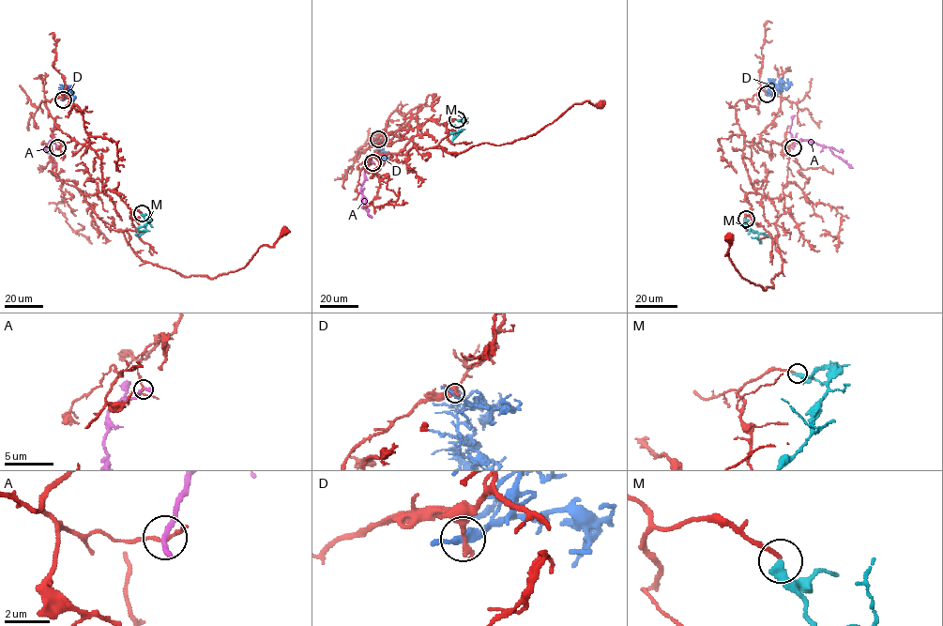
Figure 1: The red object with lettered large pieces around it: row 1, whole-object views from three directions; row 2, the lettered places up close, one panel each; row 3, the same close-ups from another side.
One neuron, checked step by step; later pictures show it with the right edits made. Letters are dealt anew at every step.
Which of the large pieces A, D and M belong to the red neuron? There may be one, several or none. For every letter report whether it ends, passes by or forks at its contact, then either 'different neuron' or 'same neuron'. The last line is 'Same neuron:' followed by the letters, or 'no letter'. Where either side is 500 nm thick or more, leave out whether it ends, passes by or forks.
A: it ends; different neuron
D: it passes by; different neuron
M: it ends; different neuron
Same neuron: no letter

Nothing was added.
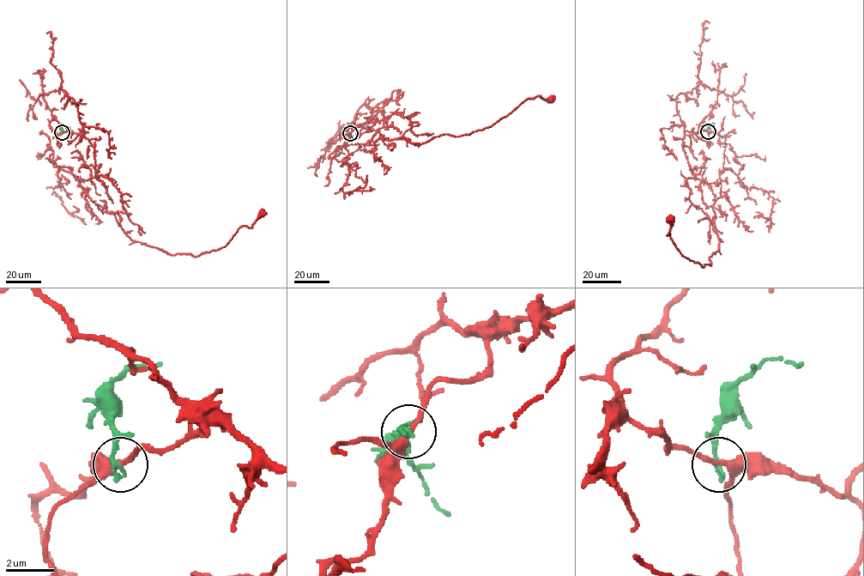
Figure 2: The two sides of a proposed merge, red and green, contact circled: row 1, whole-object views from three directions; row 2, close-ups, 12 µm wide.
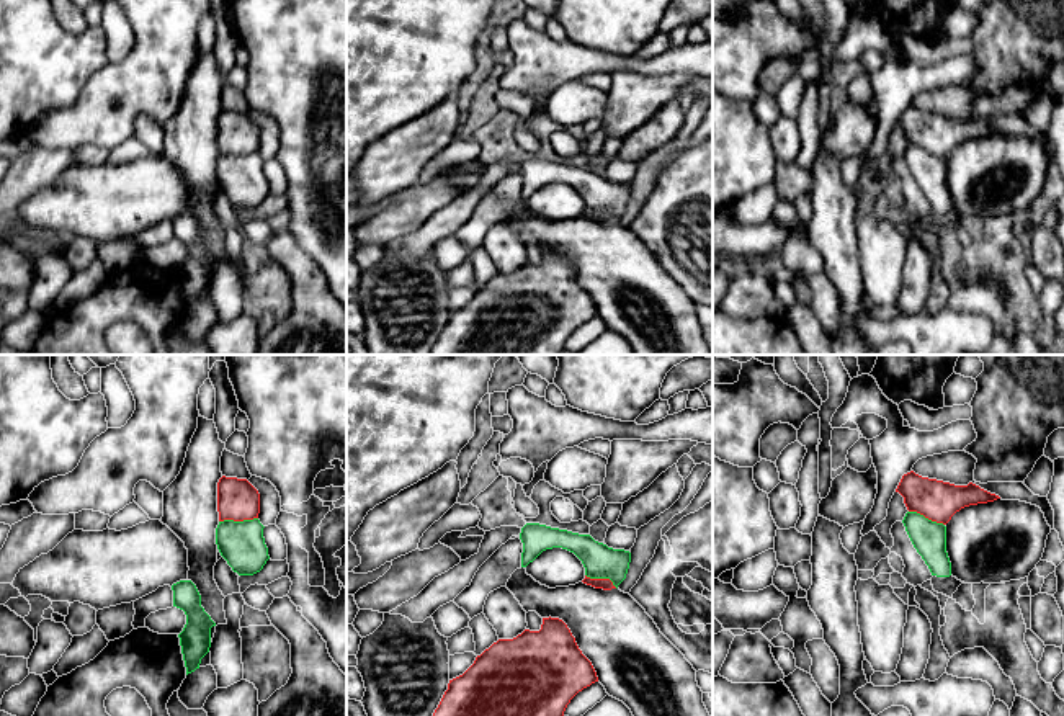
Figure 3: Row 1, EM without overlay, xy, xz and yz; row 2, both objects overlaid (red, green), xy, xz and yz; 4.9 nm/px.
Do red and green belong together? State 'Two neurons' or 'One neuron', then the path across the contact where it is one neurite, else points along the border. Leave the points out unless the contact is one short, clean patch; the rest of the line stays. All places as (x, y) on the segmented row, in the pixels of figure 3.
Two neurons. Boundary: xy (257, 517), (219, 522)

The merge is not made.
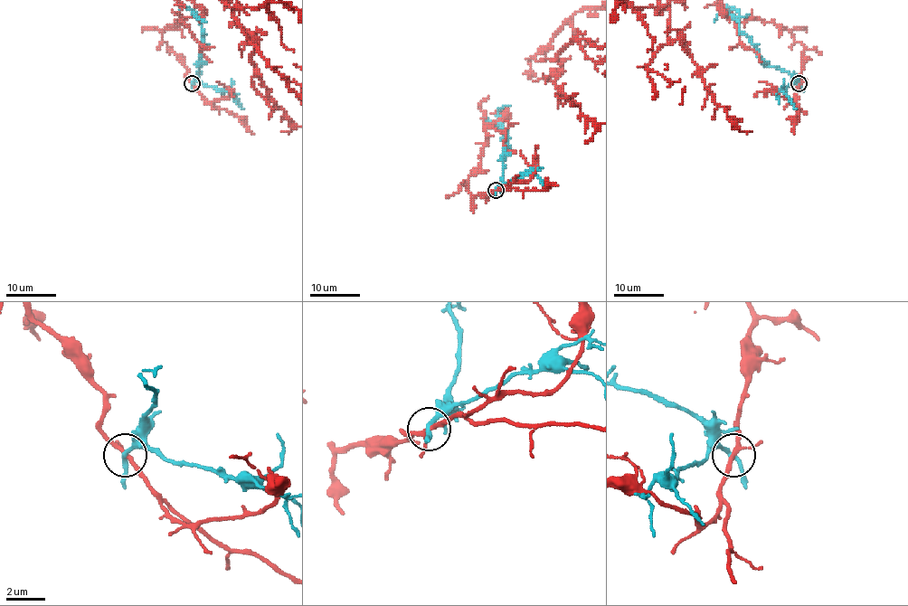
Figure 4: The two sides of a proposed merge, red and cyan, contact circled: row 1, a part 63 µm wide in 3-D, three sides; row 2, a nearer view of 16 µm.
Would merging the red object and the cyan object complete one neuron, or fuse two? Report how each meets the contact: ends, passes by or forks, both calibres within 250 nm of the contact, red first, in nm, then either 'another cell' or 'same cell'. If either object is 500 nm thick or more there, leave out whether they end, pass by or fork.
red forks | cyan passes by | 190/200 nm | another cell

